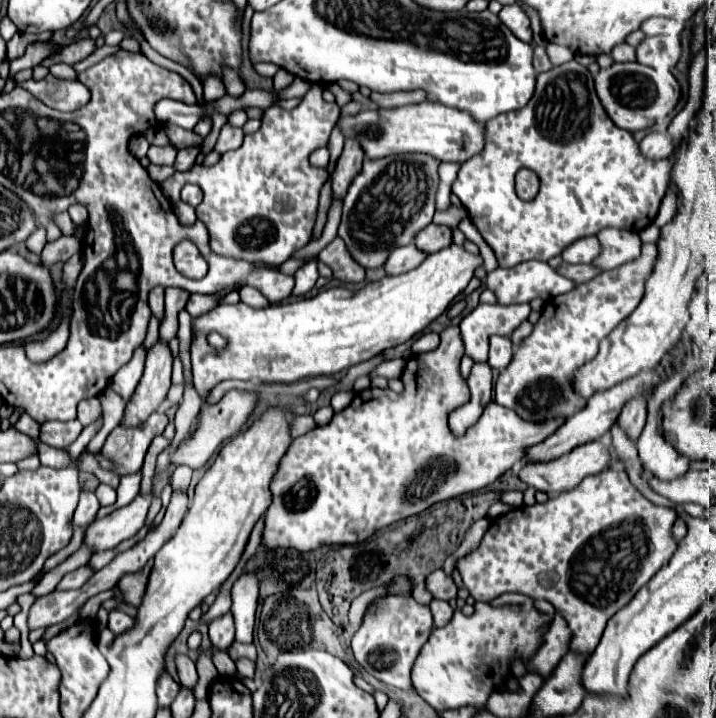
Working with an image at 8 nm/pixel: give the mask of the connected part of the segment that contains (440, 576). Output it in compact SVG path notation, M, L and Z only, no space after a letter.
M437 569L427 577L427 589L433 593L433 597L443 599L443 601L457 597L457 585L453 577L449 577L443 569Z

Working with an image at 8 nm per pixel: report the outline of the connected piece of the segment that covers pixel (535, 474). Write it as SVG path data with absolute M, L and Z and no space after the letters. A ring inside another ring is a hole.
M589 441L589 443L583 443L583 445L575 447L573 451L565 453L565 455L553 459L553 461L545 461L545 463L541 463L541 461L527 461L527 463L523 463L523 467L519 469L519 479L523 483L527 483L529 487L535 487L537 491L553 495L553 493L561 493L565 489L573 489L583 477L595 475L601 469L605 469L609 465L609 461L611 461L609 449L603 443L599 443L599 441Z

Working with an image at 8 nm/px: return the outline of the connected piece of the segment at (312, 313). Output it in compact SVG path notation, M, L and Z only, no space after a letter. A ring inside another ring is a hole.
M451 245L443 251L427 255L427 259L409 273L385 277L375 283L367 283L359 291L349 291L343 287L321 291L317 297L311 299L297 299L291 303L277 303L267 305L263 309L253 309L245 303L237 305L217 305L205 315L199 315L191 321L193 329L193 341L191 341L191 365L193 365L193 377L197 393L201 395L201 401L207 403L209 391L225 381L225 379L257 379L263 383L293 383L305 377L317 377L317 375L335 375L351 365L357 365L361 361L367 361L375 355L379 355L383 349L397 347L405 341L409 341L413 335L423 331L431 321L435 321L449 305L451 301L463 291L475 269L483 265L483 259L477 255L469 255L463 247ZM217 331L227 345L223 349L217 349L207 343L207 335Z

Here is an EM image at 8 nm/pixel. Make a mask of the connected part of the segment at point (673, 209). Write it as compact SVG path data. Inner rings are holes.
M669 187L665 199L663 199L661 207L659 207L659 213L655 217L655 225L663 227L665 223L669 223L675 217L675 213L677 213L677 195L675 195L675 189Z

